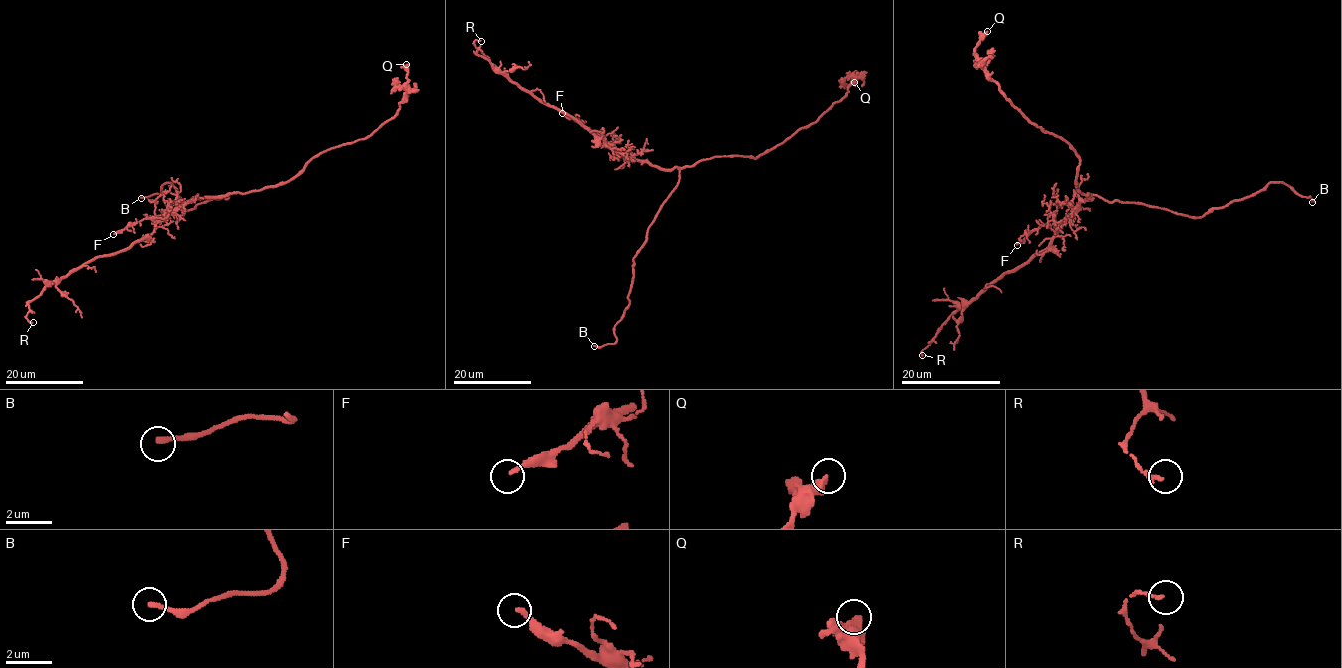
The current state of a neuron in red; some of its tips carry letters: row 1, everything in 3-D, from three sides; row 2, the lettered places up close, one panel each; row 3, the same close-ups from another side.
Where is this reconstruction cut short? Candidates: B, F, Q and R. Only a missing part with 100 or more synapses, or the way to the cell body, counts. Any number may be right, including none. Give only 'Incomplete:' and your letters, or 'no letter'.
Incomplete: B

